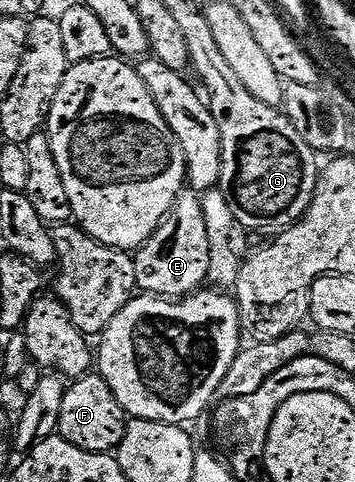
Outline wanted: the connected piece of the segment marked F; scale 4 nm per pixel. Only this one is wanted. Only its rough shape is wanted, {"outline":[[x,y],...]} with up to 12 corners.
{"outline":[[89,372],[62,400],[59,437],[86,452],[115,451],[126,415]]}

